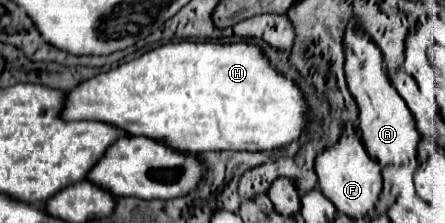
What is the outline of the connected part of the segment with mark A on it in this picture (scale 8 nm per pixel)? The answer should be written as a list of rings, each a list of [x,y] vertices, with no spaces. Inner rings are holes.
[[[352,24],[346,28],[346,34],[344,34],[344,76],[346,76],[348,90],[360,110],[358,126],[362,130],[362,140],[368,152],[380,164],[402,164],[416,158],[416,146],[418,146],[420,134],[414,128],[414,118],[406,102],[398,96],[398,92],[390,84],[388,76],[382,72],[382,54],[378,46],[360,28]]]

